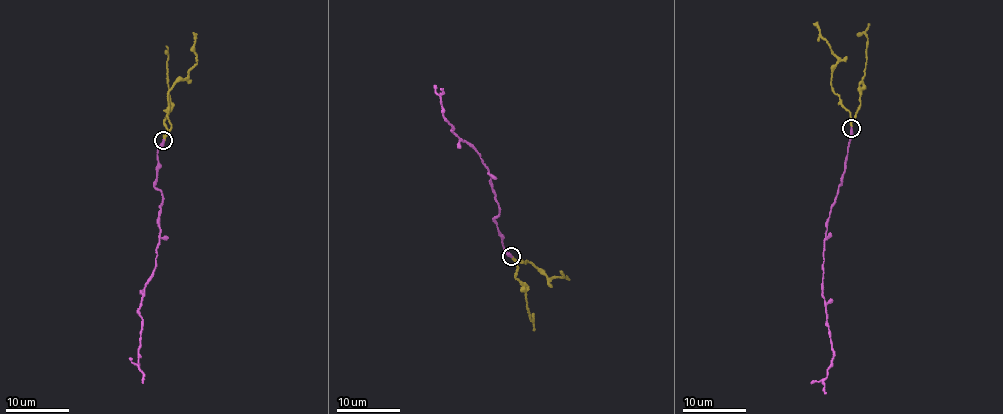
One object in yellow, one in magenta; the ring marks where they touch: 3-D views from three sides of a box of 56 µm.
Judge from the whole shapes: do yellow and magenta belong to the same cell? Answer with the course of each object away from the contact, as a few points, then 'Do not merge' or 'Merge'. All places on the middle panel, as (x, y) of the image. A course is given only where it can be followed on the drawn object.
Course of yellow: (511, 257), (521, 263), (522, 261), (529, 262), (550, 279), (566, 276). Course of magenta: (511, 257), (493, 219), (499, 211), (485, 165), (476, 148), (453, 132), (453, 125), (442, 111), (440, 88). Do not merge

